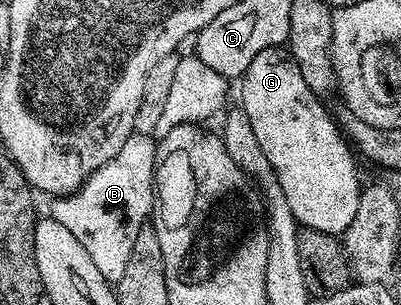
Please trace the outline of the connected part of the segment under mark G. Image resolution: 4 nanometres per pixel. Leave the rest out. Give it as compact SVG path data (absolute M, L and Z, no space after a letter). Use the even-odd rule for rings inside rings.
M282 46L264 48L264 52L260 52L260 56L252 60L252 64L248 64L246 73L240 79L240 85L240 109L252 123L252 132L256 132L256 140L260 143L260 148L264 148L264 156L268 156L276 172L276 180L284 192L284 197L288 199L292 216L298 221L299 227L335 236L345 234L348 224L352 224L352 216L356 216L360 193L358 166L354 163L356 154L339 123L335 119L333 122L329 112L322 107L323 99L314 94L308 84L304 84L304 76L300 76L300 68L289 49Z

